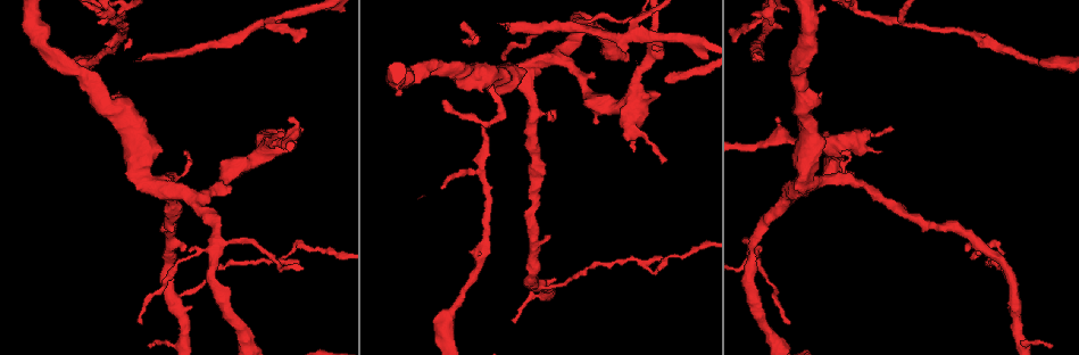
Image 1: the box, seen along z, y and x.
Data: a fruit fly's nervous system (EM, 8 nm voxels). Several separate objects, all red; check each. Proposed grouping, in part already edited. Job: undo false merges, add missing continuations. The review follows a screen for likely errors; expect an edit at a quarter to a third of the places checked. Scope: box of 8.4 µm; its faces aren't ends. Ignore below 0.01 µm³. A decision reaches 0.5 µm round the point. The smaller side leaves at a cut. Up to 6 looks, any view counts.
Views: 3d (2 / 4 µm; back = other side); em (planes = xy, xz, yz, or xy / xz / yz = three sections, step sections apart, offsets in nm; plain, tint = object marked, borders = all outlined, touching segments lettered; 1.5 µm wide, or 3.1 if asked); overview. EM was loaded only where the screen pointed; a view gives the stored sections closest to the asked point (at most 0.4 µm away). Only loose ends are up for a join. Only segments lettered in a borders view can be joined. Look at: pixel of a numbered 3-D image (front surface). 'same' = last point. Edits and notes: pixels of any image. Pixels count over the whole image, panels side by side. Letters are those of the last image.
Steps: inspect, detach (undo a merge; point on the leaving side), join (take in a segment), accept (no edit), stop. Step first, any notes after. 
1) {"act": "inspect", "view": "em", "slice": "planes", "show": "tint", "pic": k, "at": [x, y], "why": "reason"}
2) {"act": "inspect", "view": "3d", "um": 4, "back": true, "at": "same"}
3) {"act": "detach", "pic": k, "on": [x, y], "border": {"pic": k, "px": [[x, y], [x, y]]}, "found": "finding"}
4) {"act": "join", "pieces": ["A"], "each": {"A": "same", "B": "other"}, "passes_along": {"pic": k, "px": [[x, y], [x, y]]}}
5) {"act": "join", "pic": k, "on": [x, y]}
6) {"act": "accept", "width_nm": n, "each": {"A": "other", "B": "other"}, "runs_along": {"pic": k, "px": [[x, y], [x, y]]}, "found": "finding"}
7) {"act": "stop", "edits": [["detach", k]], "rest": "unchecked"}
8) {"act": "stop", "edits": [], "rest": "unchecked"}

{"act": "inspect", "view": "3d", "um": 2, "pic": 1, "at": [119, 24], "why": "side arm on a straight run"}

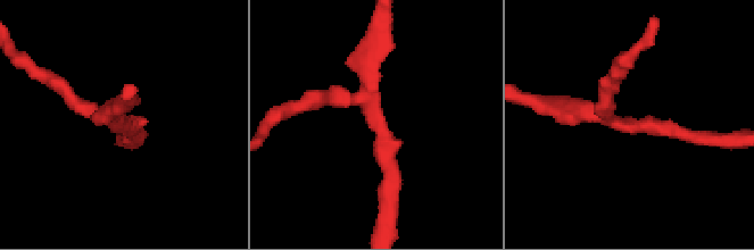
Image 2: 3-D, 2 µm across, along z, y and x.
{"act": "inspect", "view": "em", "slice": "yz", "step": 8, "show": "tint", "pic": 2, "at": [620, 127], "arms": 3, "why": "need the tissue"}

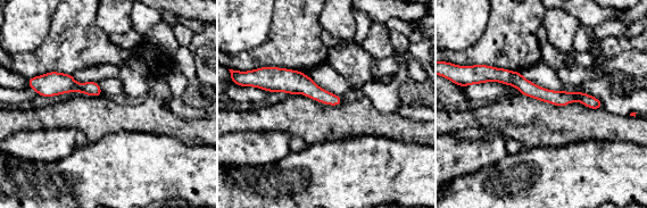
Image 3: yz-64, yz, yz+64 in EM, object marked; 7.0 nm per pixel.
{"act": "inspect", "view": "em", "slice": "yz", "step": 8, "show": "borders", "at": "same", "why": "what lies round it"}

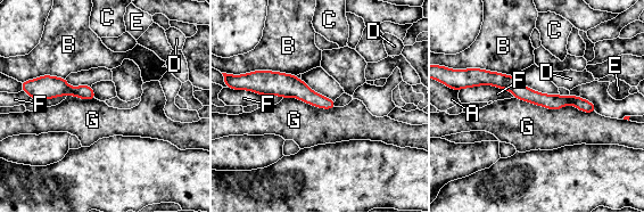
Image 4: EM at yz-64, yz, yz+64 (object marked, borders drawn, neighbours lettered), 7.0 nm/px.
{"act": "accept", "width_nm": 100, "each": {"A": "other", "B": "other", "C": "other", "D": "other", "E": "other", "F": "other", "G": "other"}, "border": {"pic": 4, "px": [[514, 97], [595, 113]]}, "found": "all the same neuron"}

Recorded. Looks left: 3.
{"act": "inspect", "view": "em", "slice": "yz", "step": 8, "show": "tint", "pic": 1, "at": [626, 37], "why": "two arms in line, one across"}

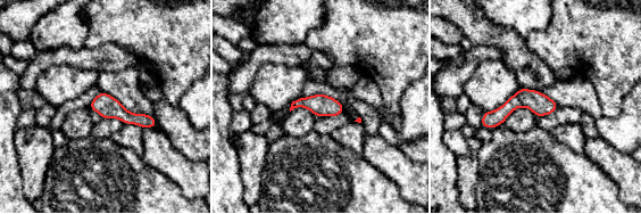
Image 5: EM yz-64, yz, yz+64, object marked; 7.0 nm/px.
{"act": "inspect", "view": "em", "slice": "yz", "step": 8, "show": "borders", "at": "same", "why": "see the neighbours"}

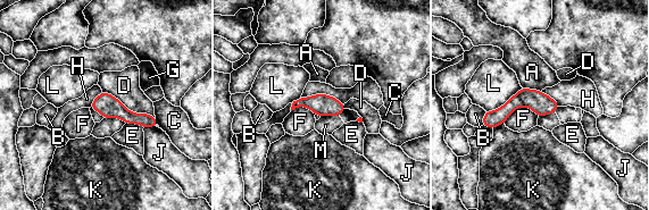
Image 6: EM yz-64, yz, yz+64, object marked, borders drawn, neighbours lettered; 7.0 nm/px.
{"act": "accept", "width_nm": 160, "each": {"A": "other", "B": "other", "C": "other", "D": "other", "E": "other", "F": "other", "G": "other", "H": "other", "J": "other", "K": "other", "L": "other", "M": "other"}, "runs_along": {"pic": 6, "px": [[555, 104], [515, 101], [485, 123]]}, "found": "one neuron here"}

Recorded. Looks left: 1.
{"act": "inspect", "view": "em", "slice": "planes", "show": "borders", "pic": 1, "at": [878, 152], "why": "branch stops here"}

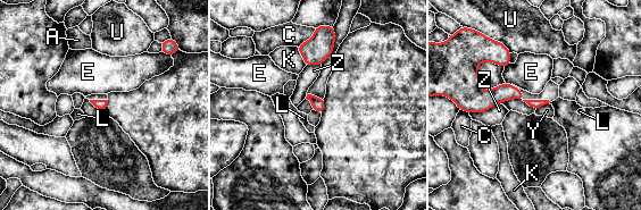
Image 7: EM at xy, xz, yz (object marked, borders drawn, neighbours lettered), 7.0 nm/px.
{"act": "accept", "each": {"A": "other", "C": "other", "E": "other", "K": "other", "L": "other", "U": "other", "Y": "other", "Z": "other"}, "border": {"pic": 7, "px": [[548, 102], [535, 110]]}, "found": "no lettered segment goes on from it"}

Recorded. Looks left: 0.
{"act": "stop", "edits": [], "rest": "unchecked"}

